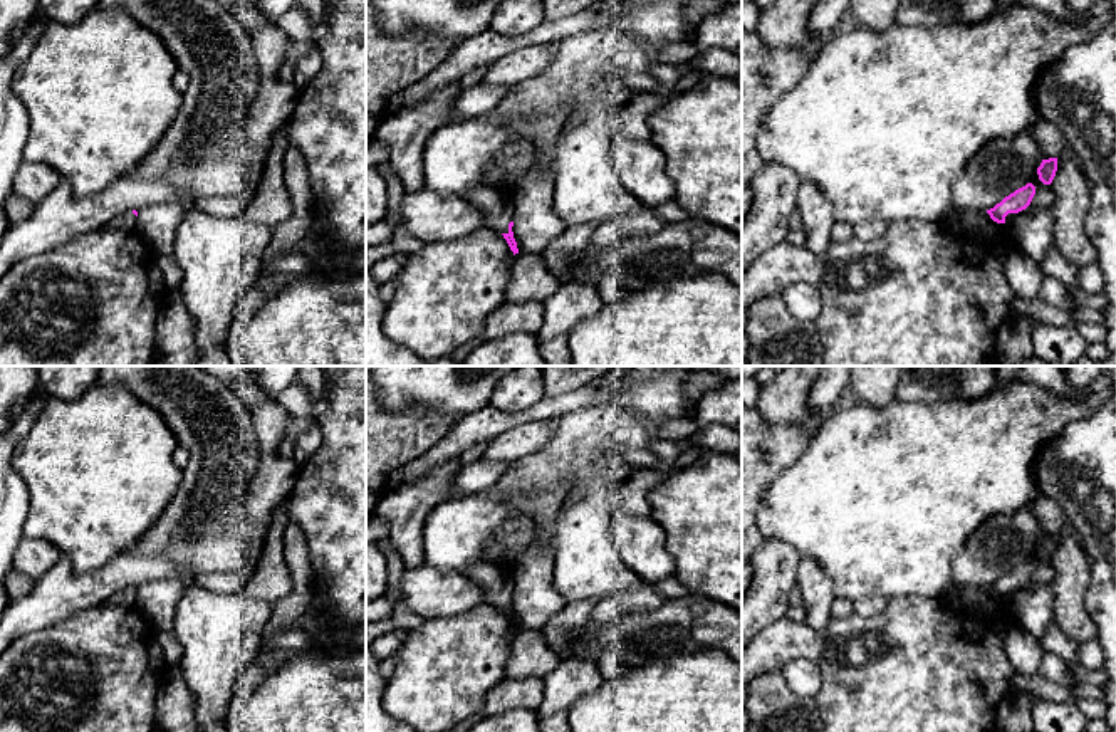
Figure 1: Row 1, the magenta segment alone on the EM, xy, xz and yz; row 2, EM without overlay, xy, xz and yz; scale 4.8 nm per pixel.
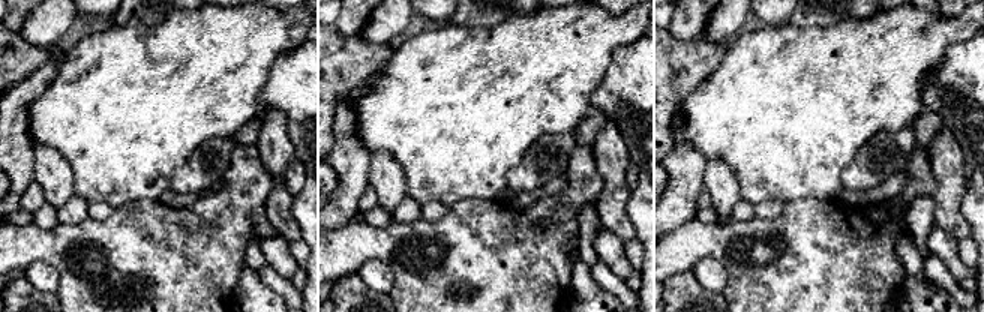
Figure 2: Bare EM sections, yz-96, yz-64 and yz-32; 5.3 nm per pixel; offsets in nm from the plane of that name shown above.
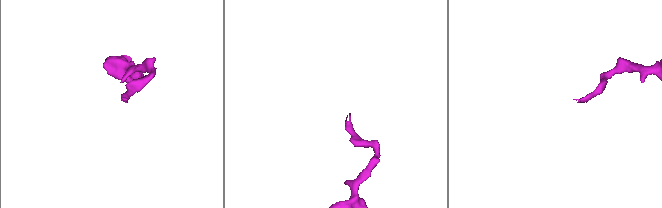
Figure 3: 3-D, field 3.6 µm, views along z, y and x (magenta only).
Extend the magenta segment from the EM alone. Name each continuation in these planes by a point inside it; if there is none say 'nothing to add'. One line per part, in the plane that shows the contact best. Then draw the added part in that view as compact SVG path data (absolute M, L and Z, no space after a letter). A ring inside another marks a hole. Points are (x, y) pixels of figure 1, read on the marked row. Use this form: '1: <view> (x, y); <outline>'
1: xz (497, 205); M478 186L460 195L460 198L482 210L490 228L508 233L508 223L514 222L510 195L490 186Z

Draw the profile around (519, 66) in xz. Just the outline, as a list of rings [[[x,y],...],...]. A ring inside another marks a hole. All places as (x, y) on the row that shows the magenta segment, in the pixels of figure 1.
[[[549,44],[524,47],[492,62],[483,81],[493,86],[520,84],[542,74],[550,62],[550,55],[552,49]]]

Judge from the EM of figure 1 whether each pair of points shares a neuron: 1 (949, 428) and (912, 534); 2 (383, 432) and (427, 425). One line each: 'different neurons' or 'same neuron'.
1: same neuron
2: same neuron

